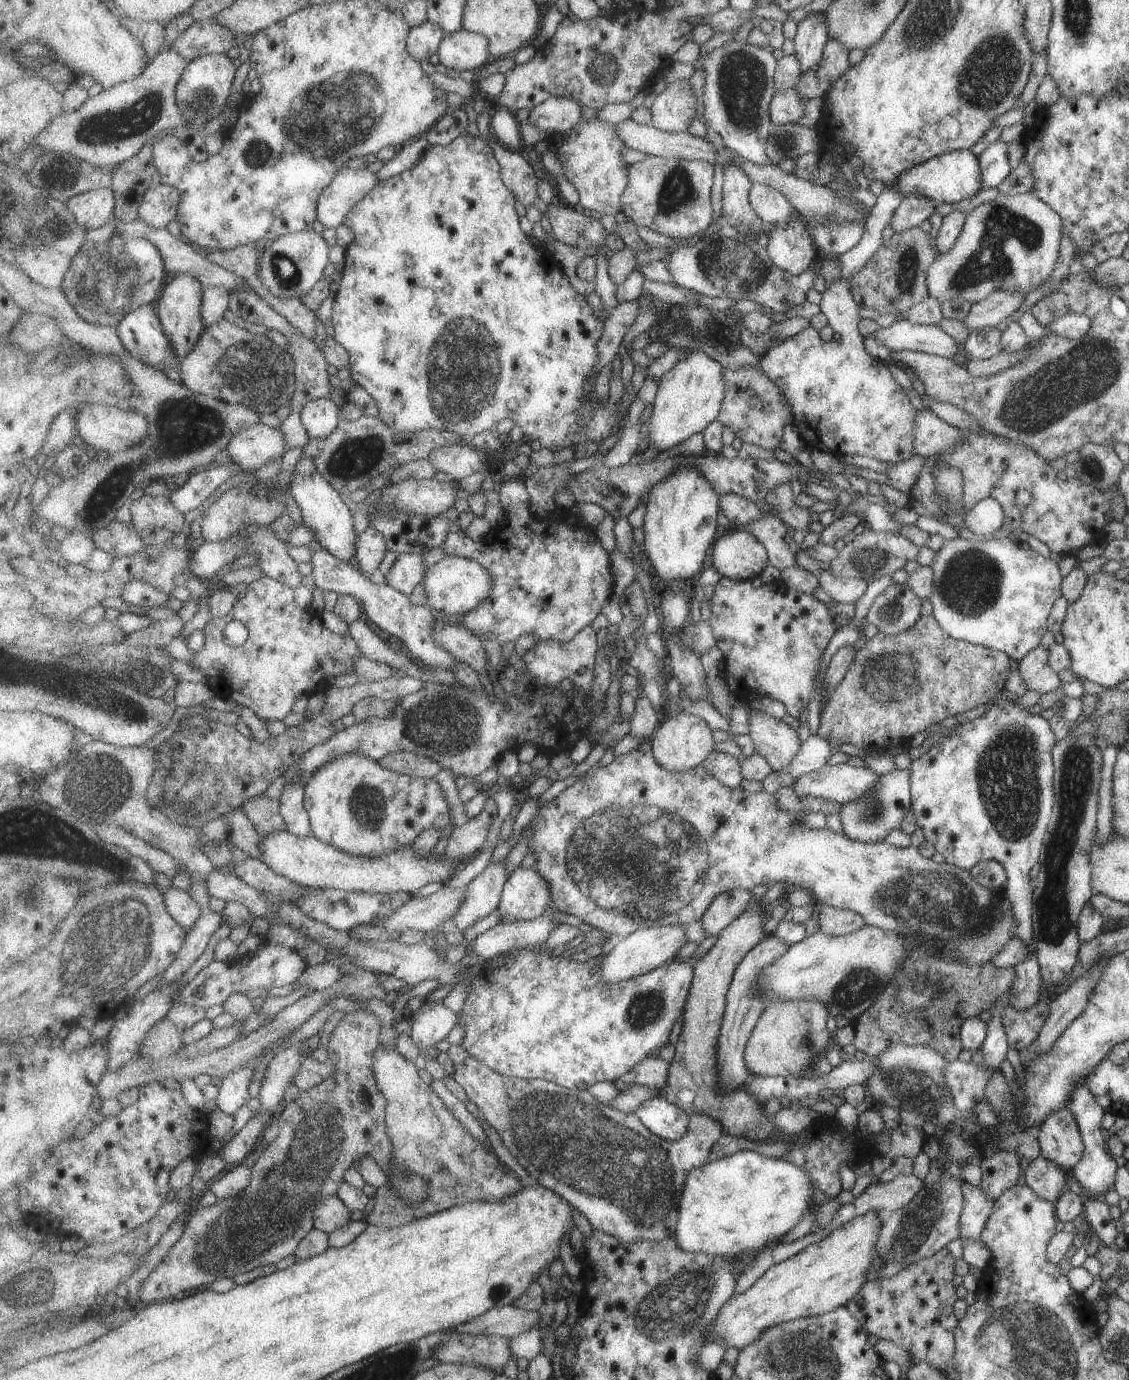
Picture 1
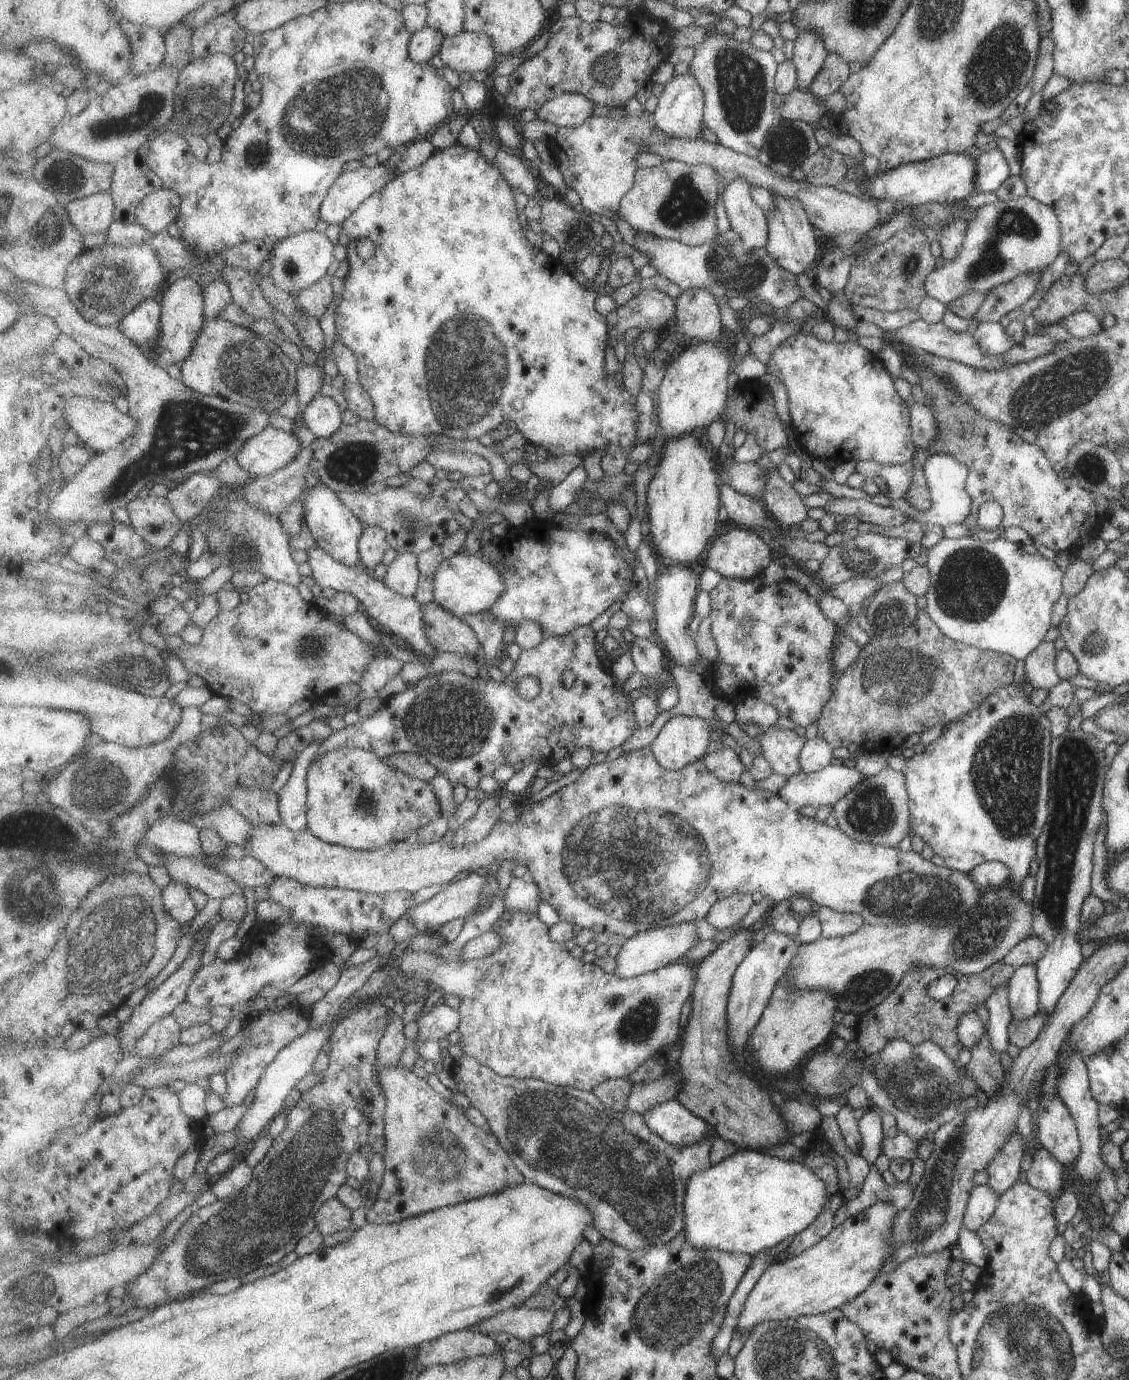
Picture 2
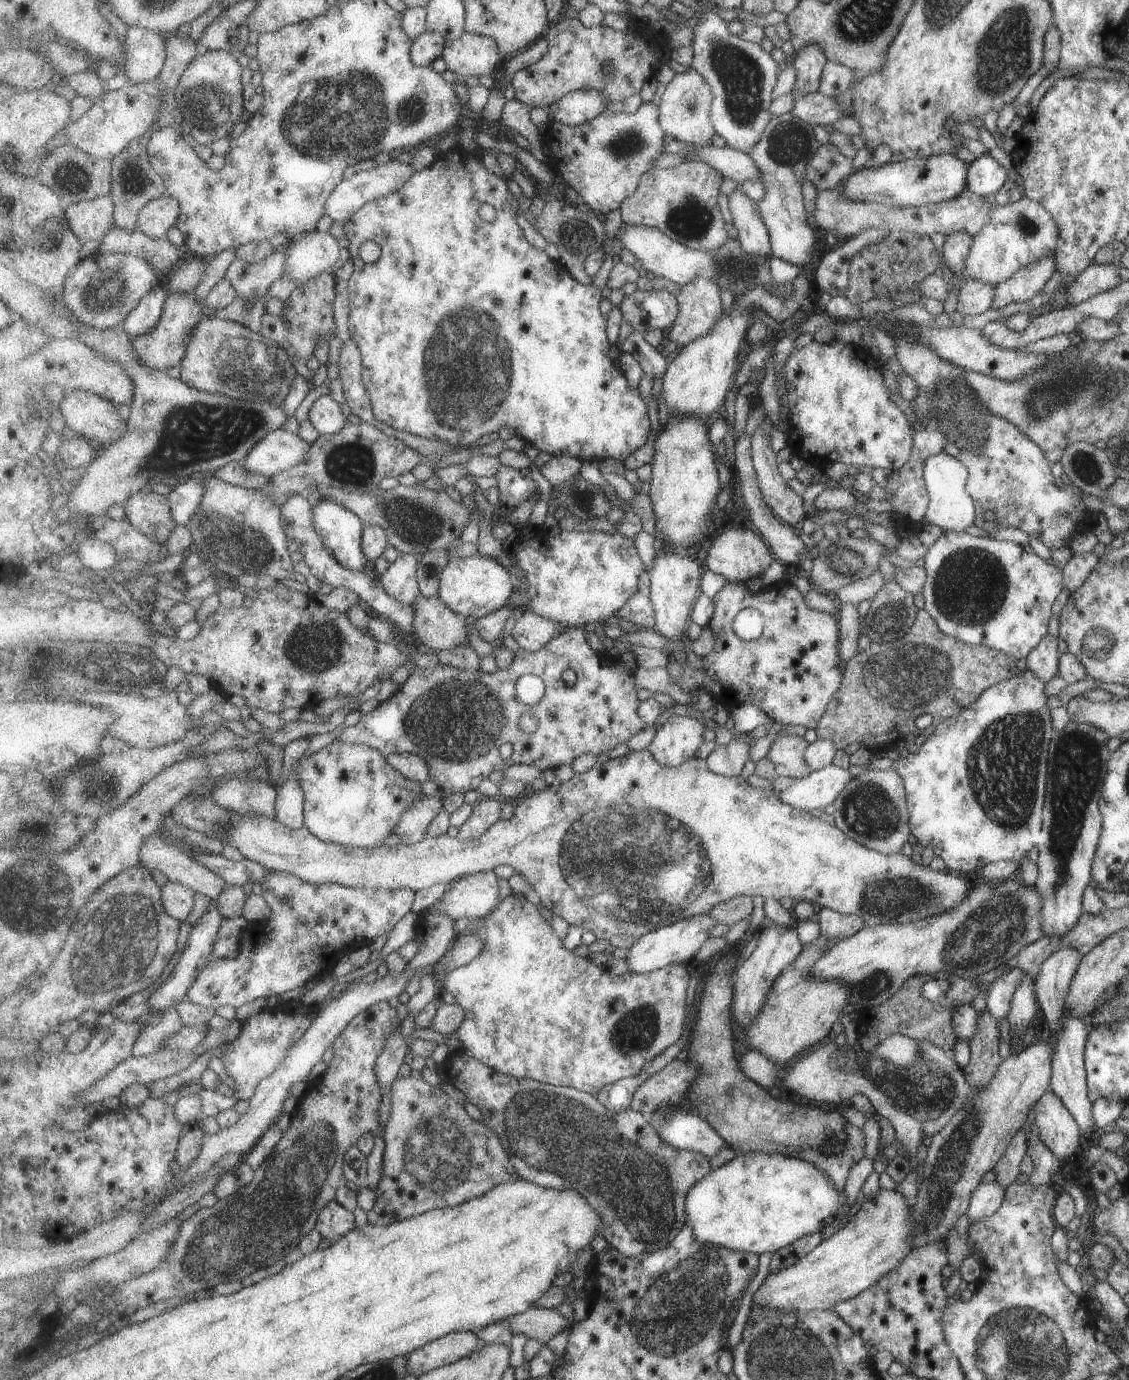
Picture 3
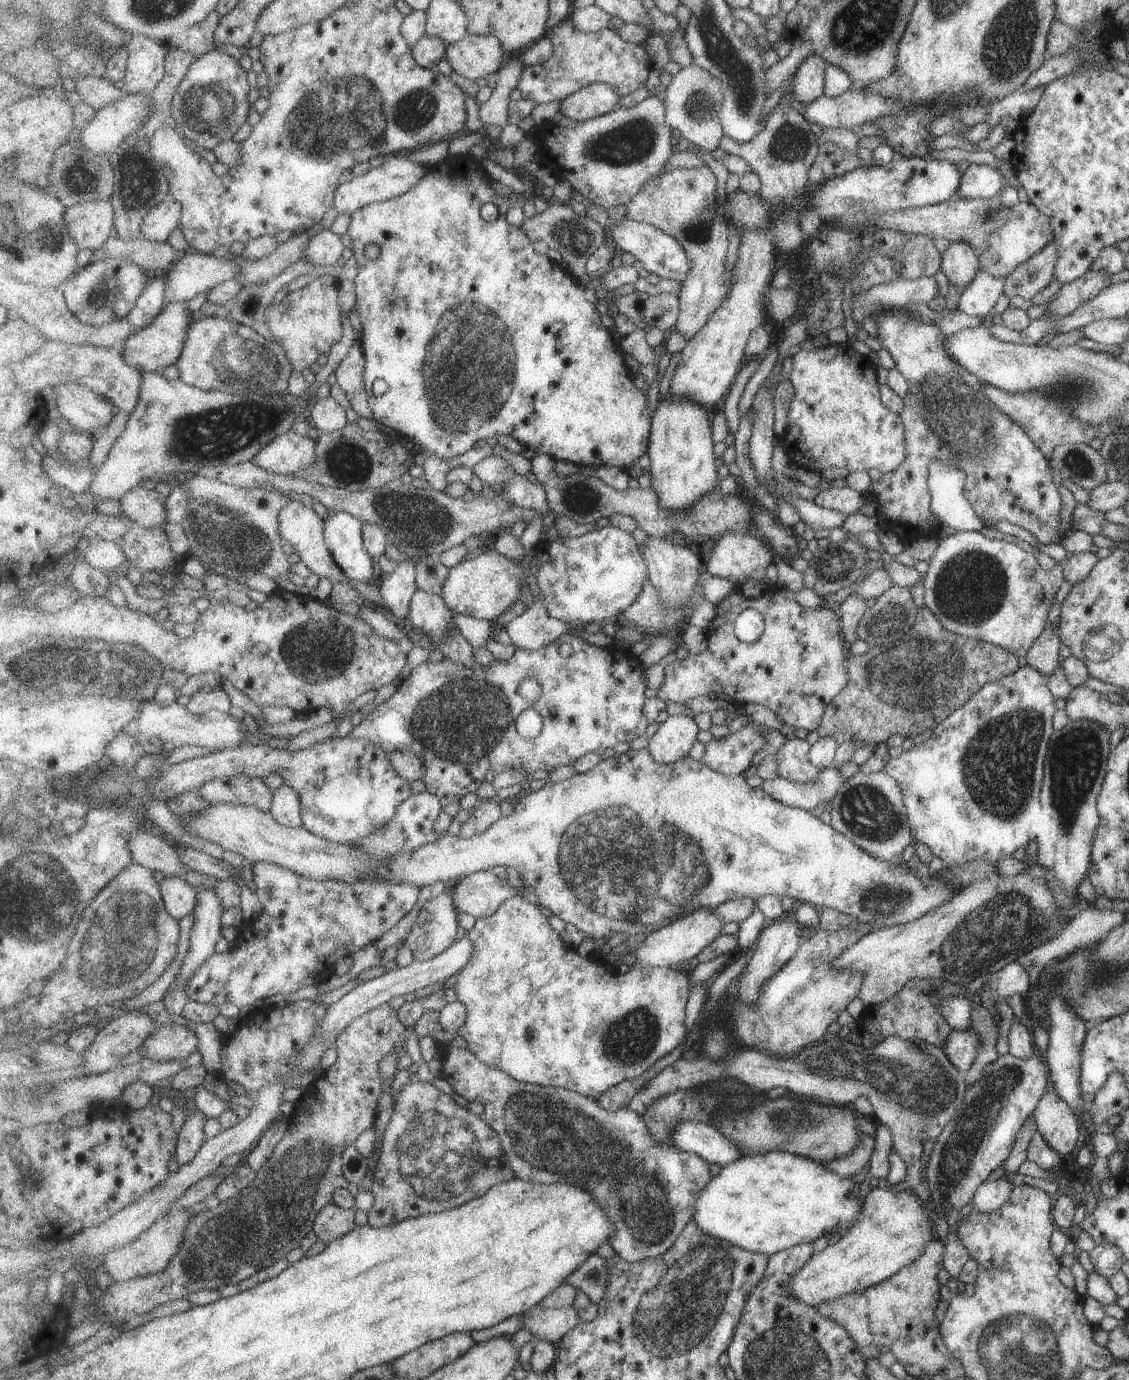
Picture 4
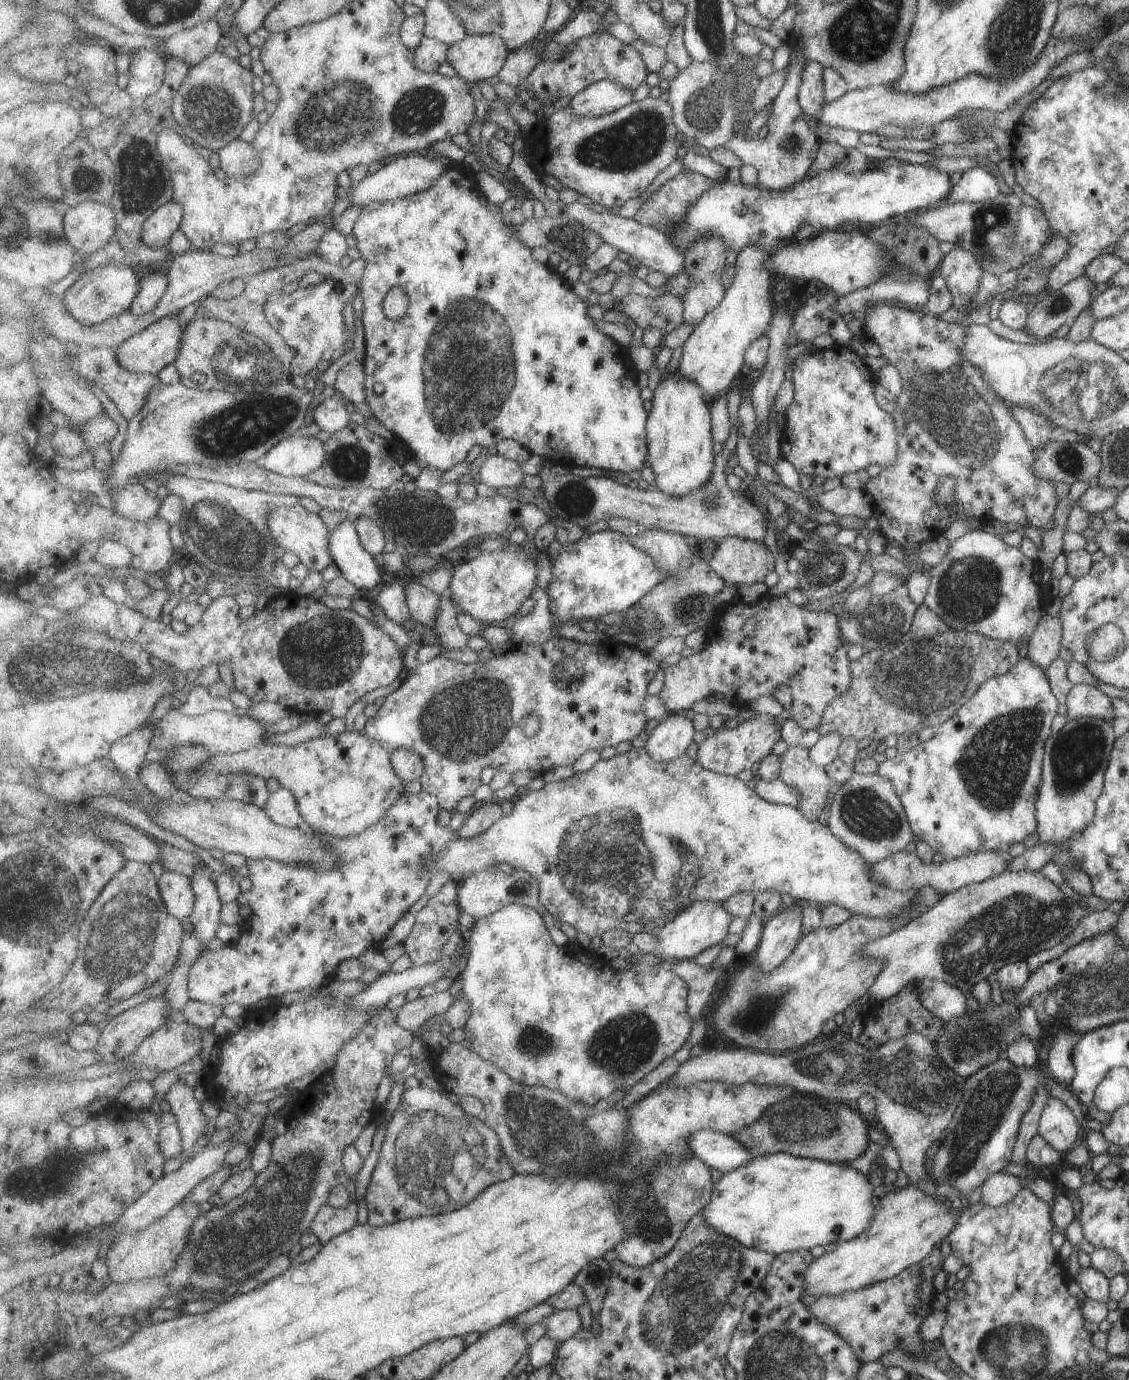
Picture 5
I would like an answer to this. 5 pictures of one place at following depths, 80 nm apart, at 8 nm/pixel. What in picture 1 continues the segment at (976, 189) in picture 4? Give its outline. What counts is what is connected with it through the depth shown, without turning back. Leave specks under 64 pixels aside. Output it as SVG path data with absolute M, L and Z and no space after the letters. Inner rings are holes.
M996 139L979 154L982 188L997 187L1009 174L1007 145Z

